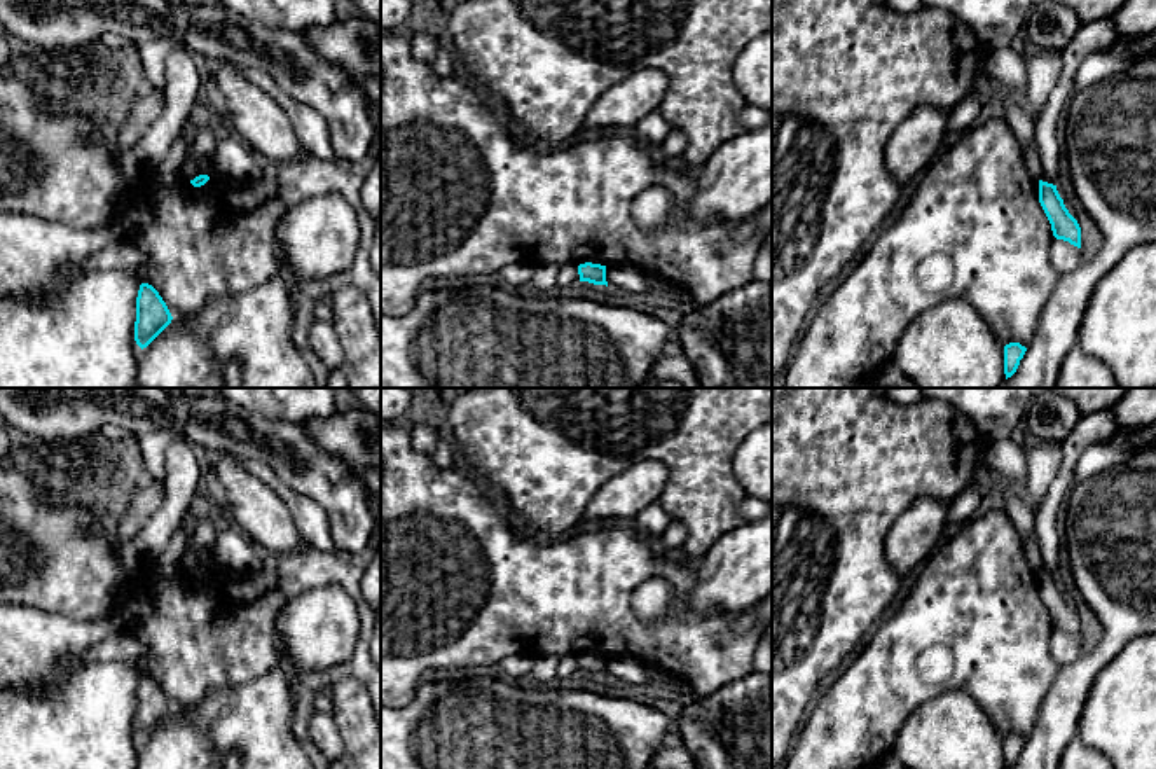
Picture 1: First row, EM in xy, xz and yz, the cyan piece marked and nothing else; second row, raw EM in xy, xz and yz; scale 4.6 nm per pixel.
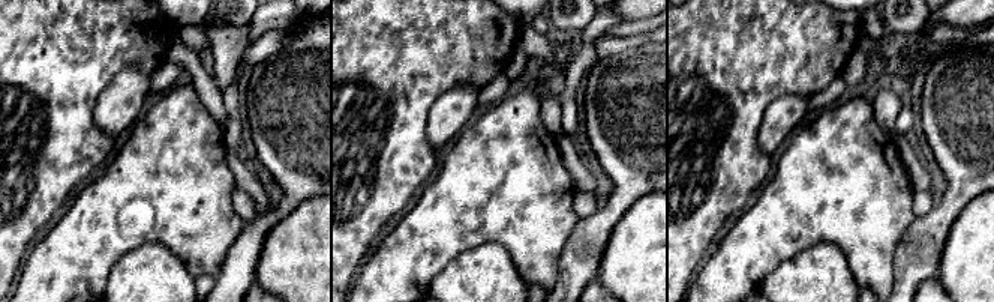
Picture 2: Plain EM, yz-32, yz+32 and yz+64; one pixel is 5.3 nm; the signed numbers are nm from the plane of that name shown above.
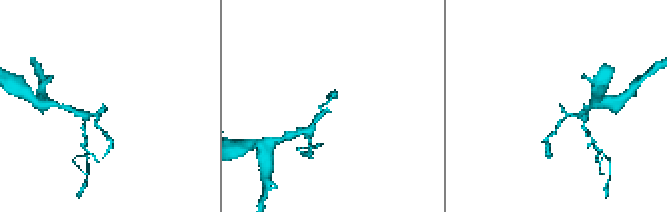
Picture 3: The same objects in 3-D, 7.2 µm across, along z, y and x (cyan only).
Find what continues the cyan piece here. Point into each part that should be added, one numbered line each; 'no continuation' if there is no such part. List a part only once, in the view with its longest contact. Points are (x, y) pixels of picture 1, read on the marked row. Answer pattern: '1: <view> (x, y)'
no continuation

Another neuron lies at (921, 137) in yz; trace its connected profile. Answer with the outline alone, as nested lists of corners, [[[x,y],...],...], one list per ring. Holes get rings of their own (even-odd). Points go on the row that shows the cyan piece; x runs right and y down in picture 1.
[[[931,103],[917,107],[885,143],[885,170],[906,184],[945,149],[950,114]]]

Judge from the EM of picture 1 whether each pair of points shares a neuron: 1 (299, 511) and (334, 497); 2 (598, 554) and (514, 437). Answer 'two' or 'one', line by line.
1: two
2: two

